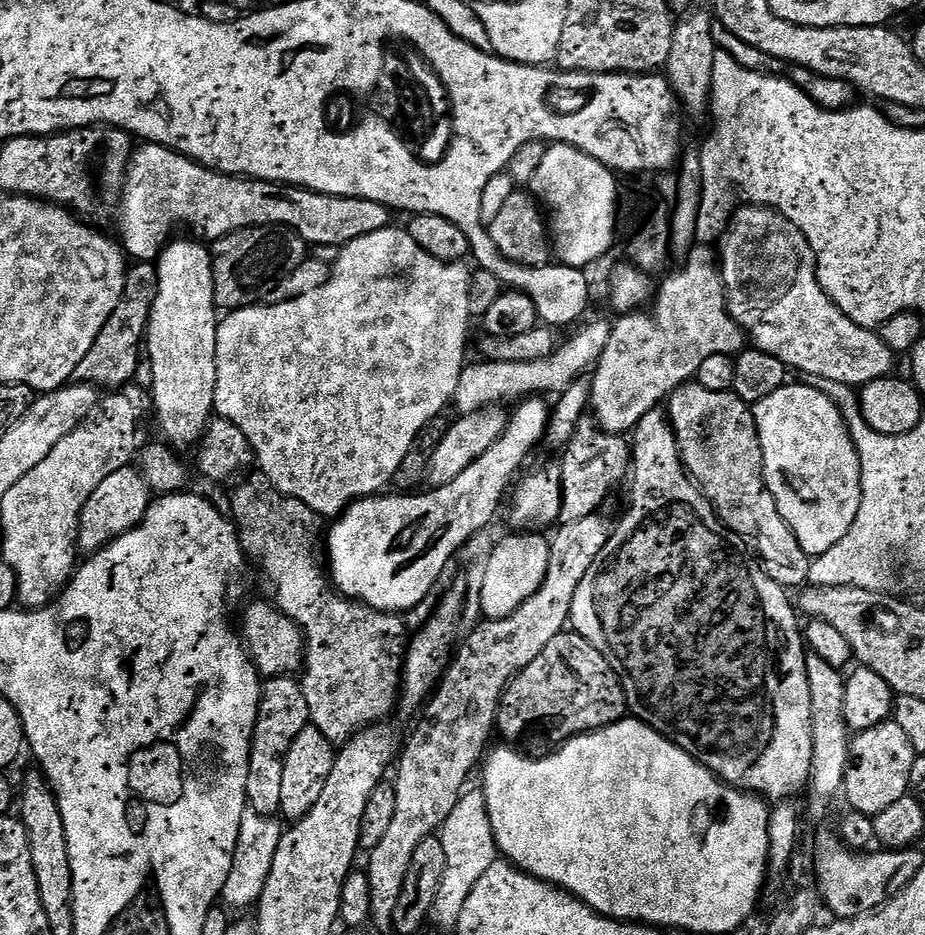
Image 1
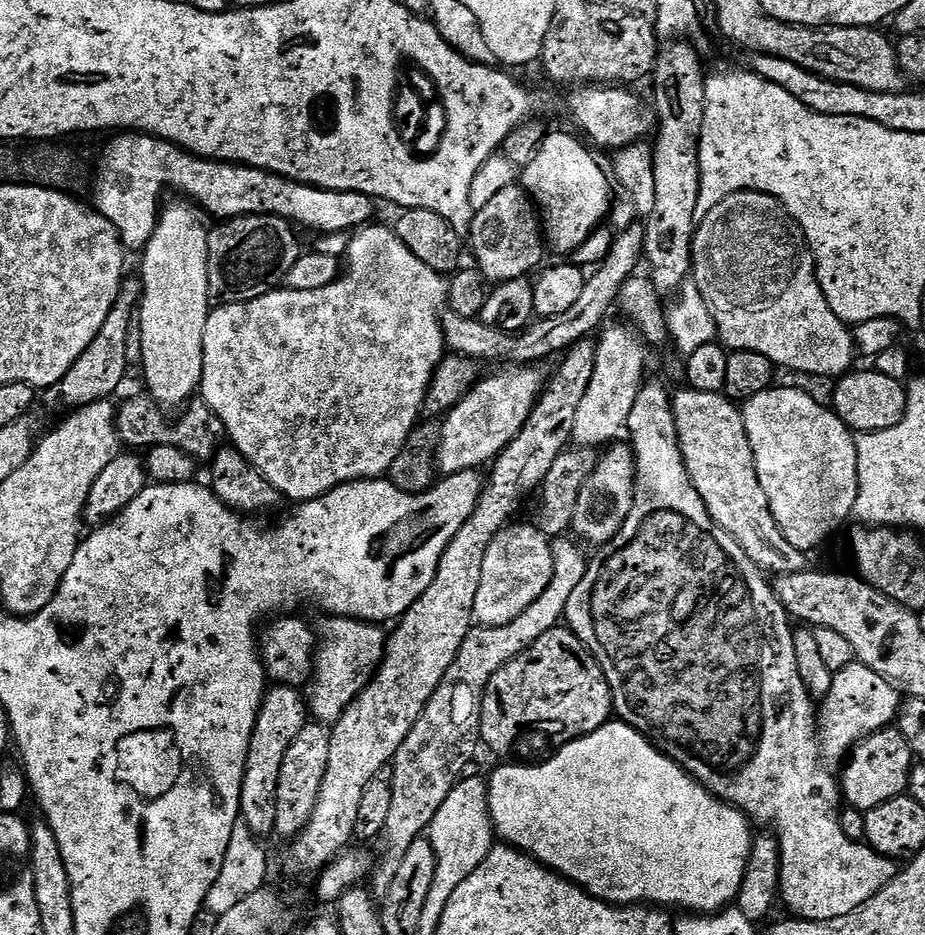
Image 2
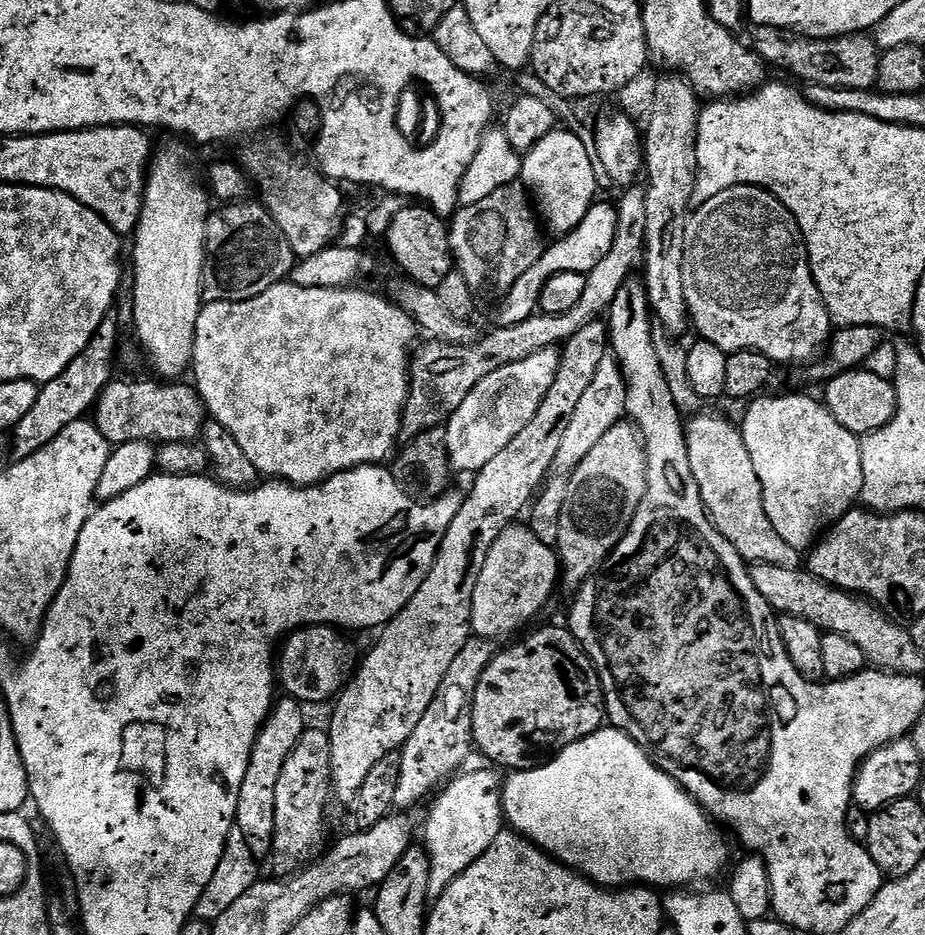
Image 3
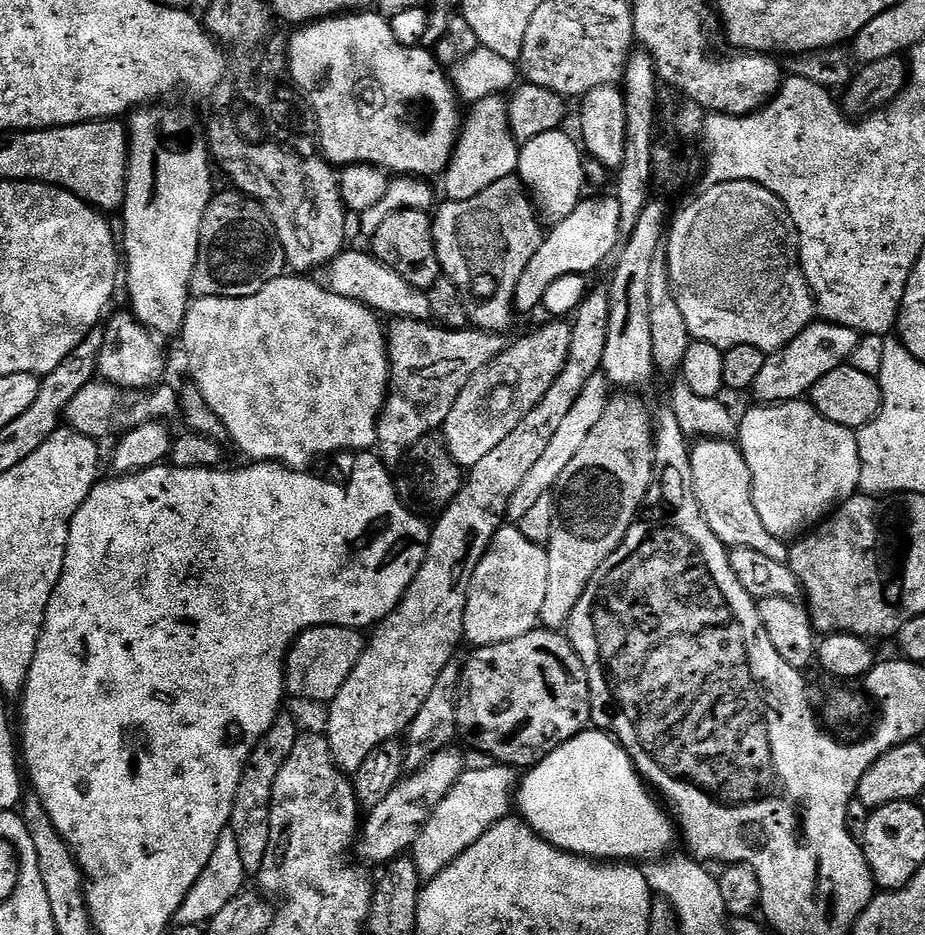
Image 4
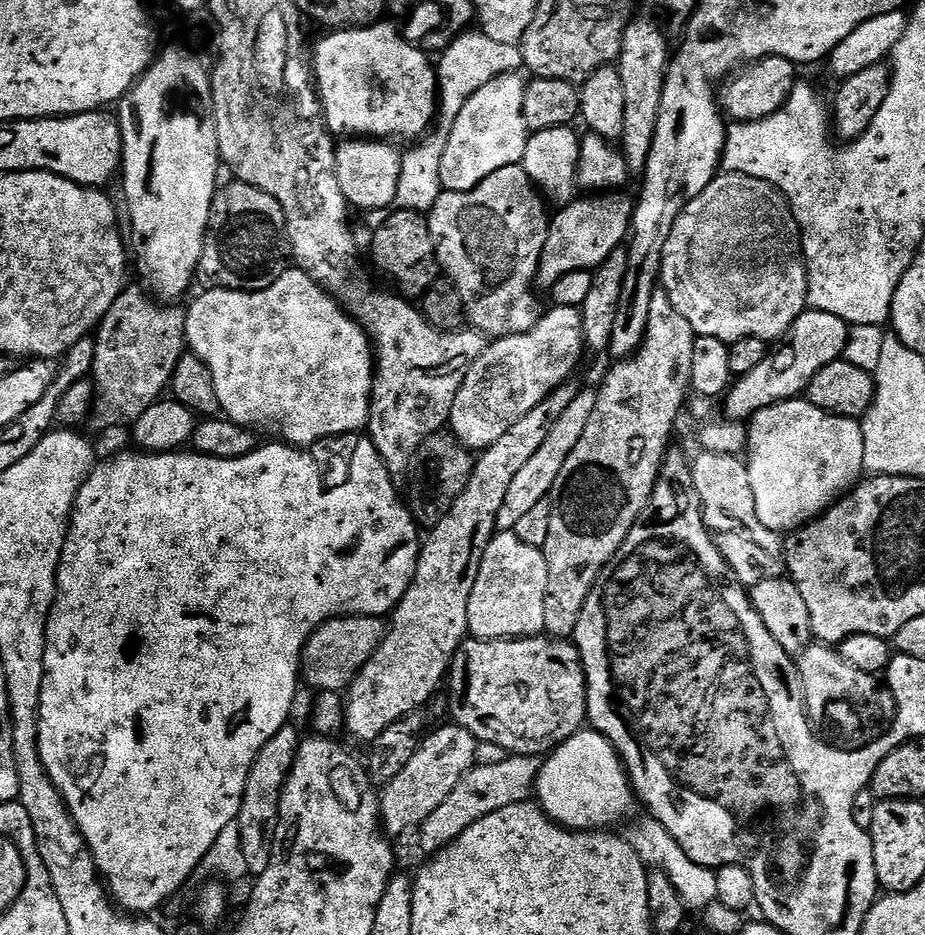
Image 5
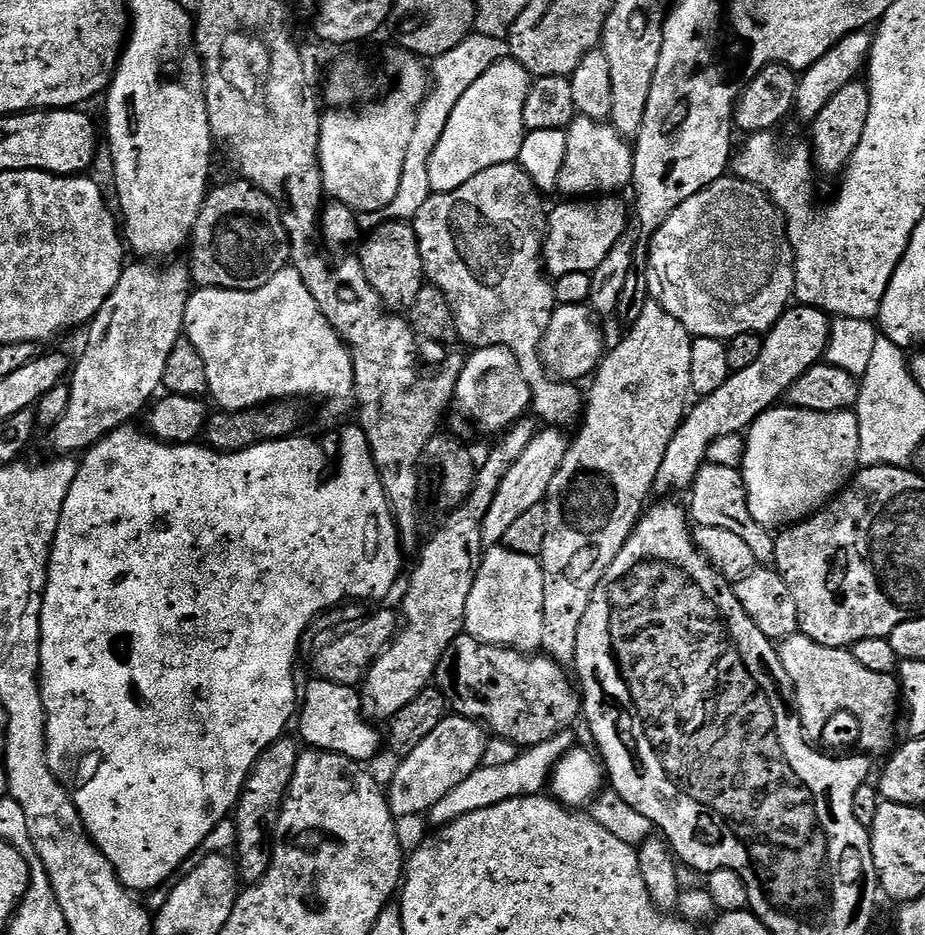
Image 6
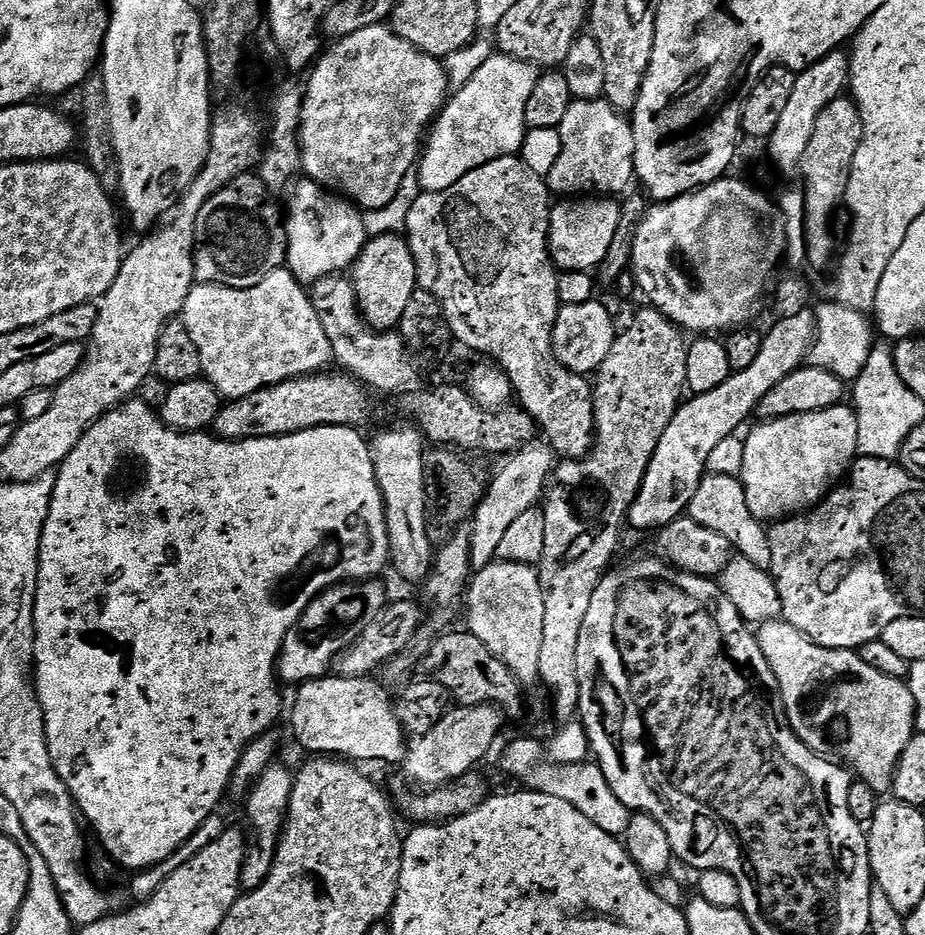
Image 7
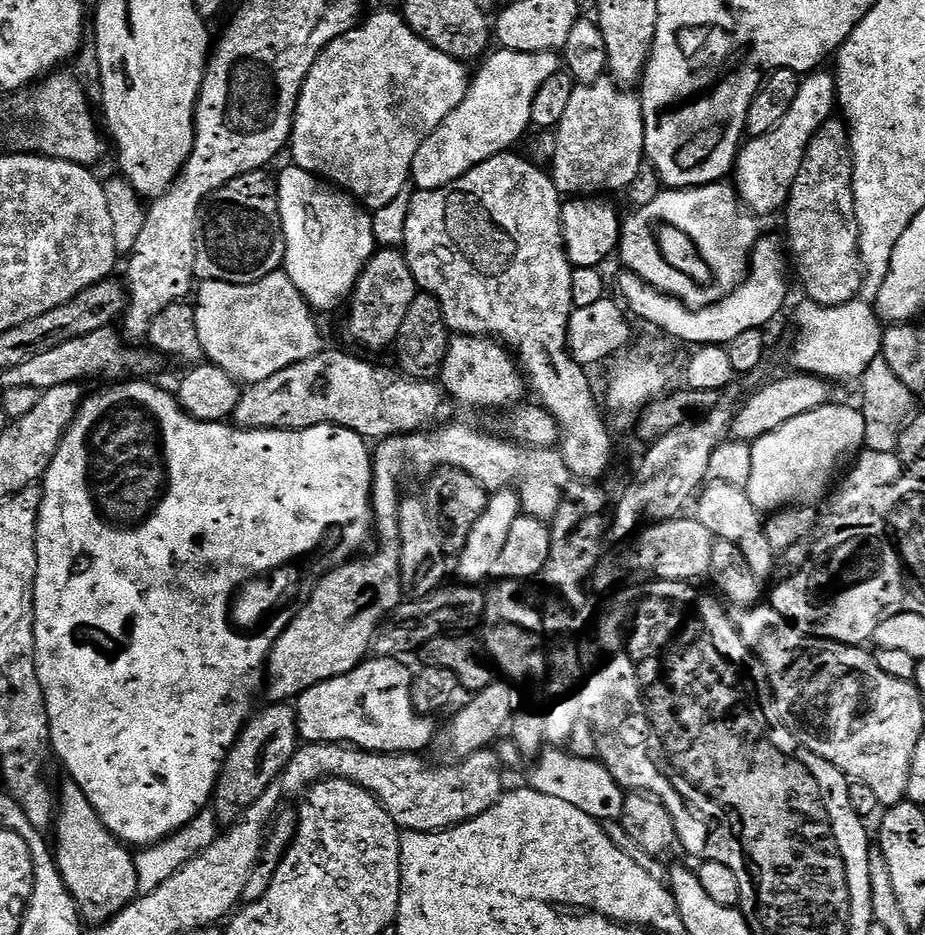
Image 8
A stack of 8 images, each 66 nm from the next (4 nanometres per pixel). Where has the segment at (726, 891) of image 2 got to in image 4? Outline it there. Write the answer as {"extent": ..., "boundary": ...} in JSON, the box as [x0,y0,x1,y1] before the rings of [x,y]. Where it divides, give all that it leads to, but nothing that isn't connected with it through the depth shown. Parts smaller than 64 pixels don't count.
{"extent":[518,731,678,862],"boundary":[[[607,731],[579,732],[573,740],[561,744],[525,776],[528,777],[525,780],[523,777],[518,784],[519,815],[543,840],[561,848],[563,852],[587,856],[597,862],[647,862],[663,857],[663,852],[678,840],[673,817],[669,813],[668,817],[660,809],[661,801],[637,772],[628,749]]]}

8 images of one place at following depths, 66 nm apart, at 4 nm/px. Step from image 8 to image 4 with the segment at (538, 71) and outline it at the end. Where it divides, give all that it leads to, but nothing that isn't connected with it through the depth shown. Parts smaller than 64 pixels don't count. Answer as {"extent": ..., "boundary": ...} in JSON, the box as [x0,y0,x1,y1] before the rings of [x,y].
{"extent":[442,94,521,200],"boundary":[[[500,94],[475,101],[473,108],[476,109],[469,114],[468,125],[465,128],[463,125],[459,133],[442,178],[449,197],[457,200],[474,198],[474,194],[482,194],[486,186],[494,186],[494,182],[502,178],[517,175],[521,145],[512,134],[512,126],[508,121],[508,103]]]}

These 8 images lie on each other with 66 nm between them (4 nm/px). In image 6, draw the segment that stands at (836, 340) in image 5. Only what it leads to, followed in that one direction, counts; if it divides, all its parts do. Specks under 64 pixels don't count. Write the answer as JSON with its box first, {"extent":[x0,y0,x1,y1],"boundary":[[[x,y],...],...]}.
{"extent":[655,306,831,493],"boundary":[[[807,306],[789,307],[788,311],[782,314],[782,318],[778,318],[778,322],[772,327],[771,332],[764,336],[762,354],[758,354],[758,359],[751,366],[746,366],[746,370],[733,372],[726,382],[722,382],[722,386],[718,386],[718,390],[714,390],[714,394],[699,397],[689,407],[683,424],[674,434],[670,446],[666,446],[666,458],[658,470],[655,491],[657,493],[680,492],[683,488],[684,491],[691,489],[697,474],[707,461],[708,447],[720,436],[741,435],[745,430],[751,428],[757,416],[767,412],[769,408],[779,405],[785,399],[790,386],[794,386],[794,382],[798,382],[798,378],[802,378],[802,374],[806,374],[806,370],[810,370],[825,359],[831,333],[830,316],[824,309]]]}

